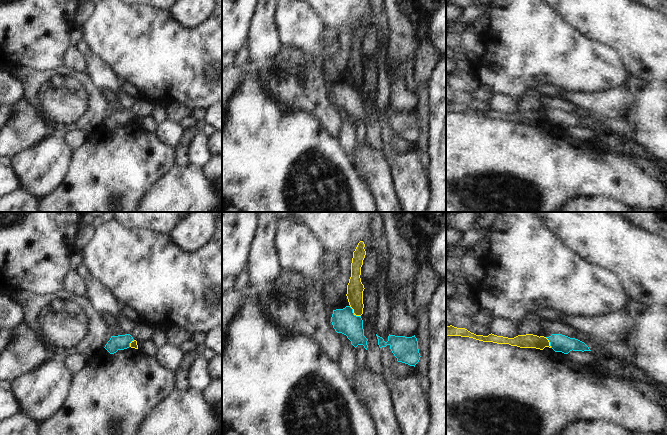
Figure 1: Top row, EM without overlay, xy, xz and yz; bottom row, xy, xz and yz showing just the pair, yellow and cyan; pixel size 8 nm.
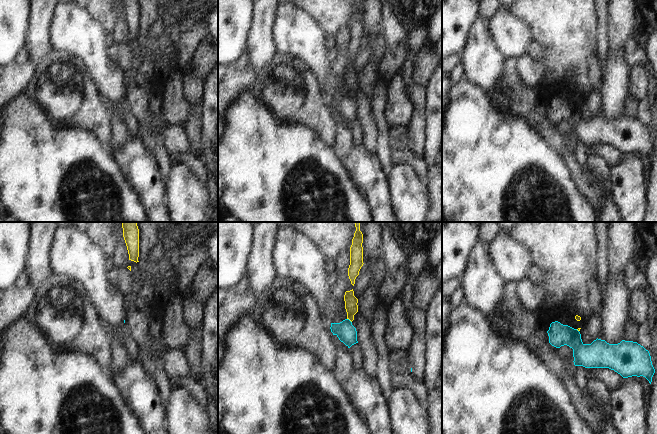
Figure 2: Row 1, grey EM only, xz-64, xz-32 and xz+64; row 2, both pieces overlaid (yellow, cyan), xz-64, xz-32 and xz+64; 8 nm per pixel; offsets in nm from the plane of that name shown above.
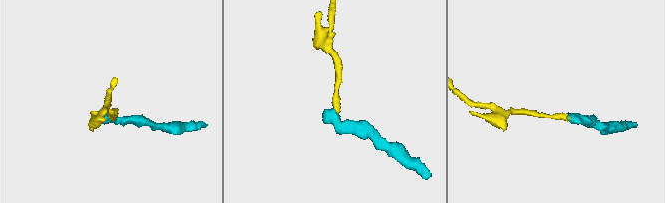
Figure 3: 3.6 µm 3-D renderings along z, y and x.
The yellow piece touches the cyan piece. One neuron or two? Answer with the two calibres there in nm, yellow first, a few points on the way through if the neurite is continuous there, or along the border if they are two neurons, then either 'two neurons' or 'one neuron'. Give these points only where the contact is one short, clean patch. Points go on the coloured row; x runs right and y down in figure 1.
140 nm thick on the yellow side, 200 nm on the other; border along xz (349, 306), (356, 315), (360, 316); two neurons

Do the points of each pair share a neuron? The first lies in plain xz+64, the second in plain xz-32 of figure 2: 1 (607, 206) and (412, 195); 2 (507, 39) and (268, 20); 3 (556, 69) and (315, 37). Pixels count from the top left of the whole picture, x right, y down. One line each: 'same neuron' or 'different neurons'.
1: different neurons
2: different neurons
3: different neurons

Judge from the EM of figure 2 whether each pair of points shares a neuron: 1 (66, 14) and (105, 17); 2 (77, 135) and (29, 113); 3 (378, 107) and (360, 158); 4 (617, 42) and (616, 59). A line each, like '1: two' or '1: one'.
1: two
2: one
3: two
4: one

